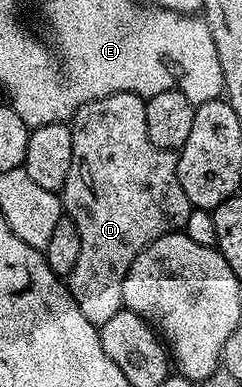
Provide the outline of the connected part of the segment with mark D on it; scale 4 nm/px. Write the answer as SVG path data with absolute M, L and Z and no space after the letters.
M121 92L120 94L108 94L108 98L96 98L92 102L82 104L73 116L70 133L72 134L72 170L68 170L68 182L64 182L60 195L65 215L74 220L76 230L80 230L80 258L76 262L76 270L72 270L72 274L68 277L68 287L70 297L74 299L76 306L80 306L80 314L84 314L84 318L88 318L88 322L101 326L104 322L108 322L108 318L112 318L112 314L123 311L124 278L134 259L156 238L166 235L167 232L185 229L192 206L188 202L188 194L184 194L184 186L180 186L177 155L169 148L156 147L148 138L146 100L143 97Z

